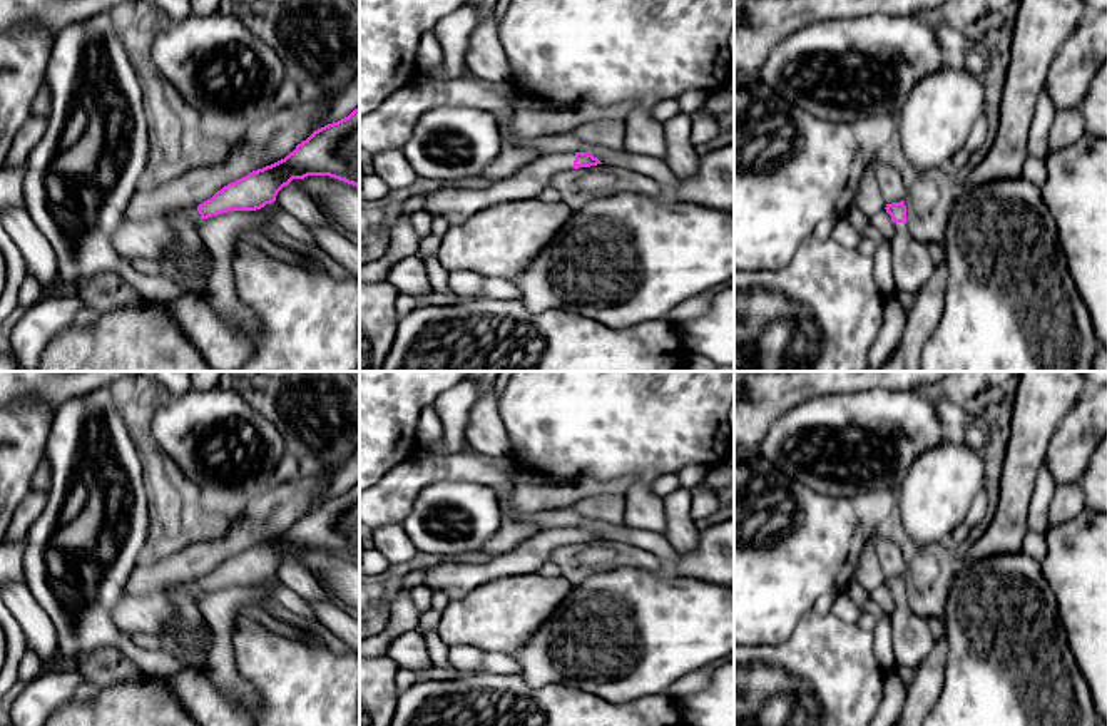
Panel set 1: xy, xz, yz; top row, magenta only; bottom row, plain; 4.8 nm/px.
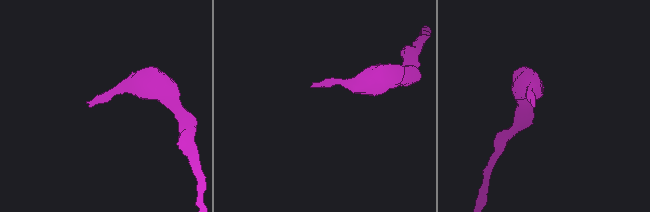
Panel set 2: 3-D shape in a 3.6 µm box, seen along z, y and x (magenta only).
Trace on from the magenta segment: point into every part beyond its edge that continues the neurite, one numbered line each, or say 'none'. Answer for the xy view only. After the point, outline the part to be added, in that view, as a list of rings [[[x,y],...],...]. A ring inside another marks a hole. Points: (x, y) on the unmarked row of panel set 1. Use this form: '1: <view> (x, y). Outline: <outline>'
1: xy (188, 624). Outline: [[[197,582],[174,584],[167,587],[169,597],[174,604],[176,616],[162,624],[184,646],[196,647],[204,637],[204,617],[197,606],[201,589]]]

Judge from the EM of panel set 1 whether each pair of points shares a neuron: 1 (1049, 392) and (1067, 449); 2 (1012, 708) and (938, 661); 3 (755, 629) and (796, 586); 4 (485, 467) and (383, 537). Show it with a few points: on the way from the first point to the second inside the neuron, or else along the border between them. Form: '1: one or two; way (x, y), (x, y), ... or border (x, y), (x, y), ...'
1: two; border (1084, 393), (1061, 420), (1044, 459)
2: two; border (945, 634), (943, 690), (935, 703)
3: one; way (763, 619), (786, 596)
4: two; border (400, 522), (377, 529)

